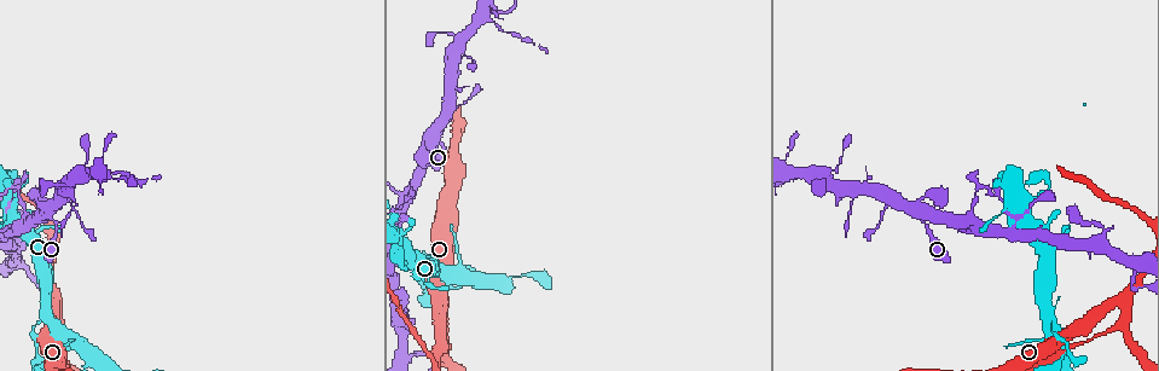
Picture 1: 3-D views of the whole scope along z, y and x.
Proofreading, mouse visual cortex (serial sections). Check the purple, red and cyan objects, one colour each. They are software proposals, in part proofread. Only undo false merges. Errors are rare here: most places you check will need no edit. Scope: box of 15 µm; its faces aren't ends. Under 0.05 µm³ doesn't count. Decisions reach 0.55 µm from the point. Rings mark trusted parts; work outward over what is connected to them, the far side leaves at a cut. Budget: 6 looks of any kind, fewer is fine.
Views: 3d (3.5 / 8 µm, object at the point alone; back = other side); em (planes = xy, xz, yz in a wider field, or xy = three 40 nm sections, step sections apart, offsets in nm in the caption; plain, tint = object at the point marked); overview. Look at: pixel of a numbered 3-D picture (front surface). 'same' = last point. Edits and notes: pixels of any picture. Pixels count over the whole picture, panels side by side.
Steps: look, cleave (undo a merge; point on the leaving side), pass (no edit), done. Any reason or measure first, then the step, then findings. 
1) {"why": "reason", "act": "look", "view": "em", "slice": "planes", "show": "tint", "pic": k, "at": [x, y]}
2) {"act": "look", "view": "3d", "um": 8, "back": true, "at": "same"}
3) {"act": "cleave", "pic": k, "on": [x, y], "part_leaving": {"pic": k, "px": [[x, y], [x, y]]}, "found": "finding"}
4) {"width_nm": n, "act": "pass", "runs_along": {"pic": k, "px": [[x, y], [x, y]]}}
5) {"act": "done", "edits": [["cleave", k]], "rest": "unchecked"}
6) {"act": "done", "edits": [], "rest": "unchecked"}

{"why": "four-way junction", "act": "look", "view": "3d", "um": 3.5, "pic": 1, "at": [47, 215]}

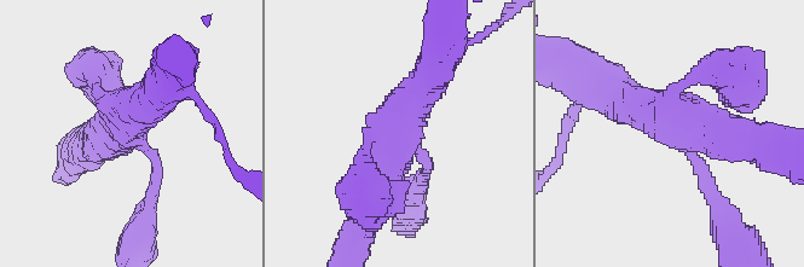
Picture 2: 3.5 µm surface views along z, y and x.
{"act": "look", "view": "em", "slice": "xy", "step": 5, "show": "tint", "pic": 2, "at": [403, 143]}

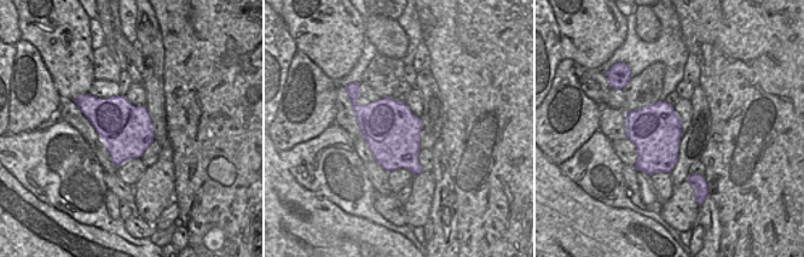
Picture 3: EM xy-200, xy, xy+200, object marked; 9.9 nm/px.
{"arm_widths_nm": [200, 200, 500, 500], "act": "pass", "runs_along": {"pic": 2, "px": [[150, 198], [154, 157], [131, 134], [98, 143]]}, "found": "one cell here"}

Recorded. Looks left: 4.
{"why": "abrupt turn", "act": "look", "view": "3d", "um": 8, "pic": 1, "at": [19, 189]}

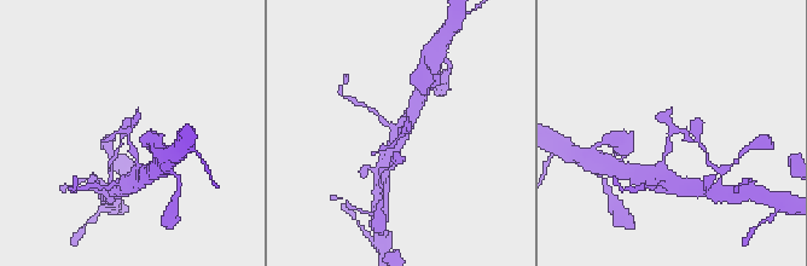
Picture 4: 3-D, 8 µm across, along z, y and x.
{"why": "need the tissue", "act": "look", "view": "em", "slice": "xy", "step": 5, "show": "tint", "pic": 4, "at": [400, 134]}

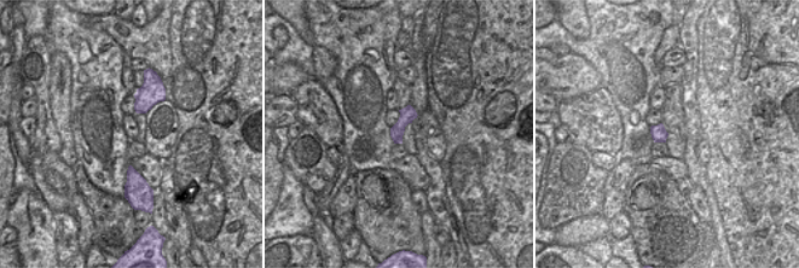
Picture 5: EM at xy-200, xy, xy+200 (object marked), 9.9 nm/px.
{"act": "pass", "runs_along": {"pic": 4, "px": [[662, 165], [672, 108]]}, "found": "all the same cell"}

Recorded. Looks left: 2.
{"why": "thin neck", "act": "look", "view": "em", "slice": "planes", "show": "tint", "pic": 1, "at": [87, 161]}

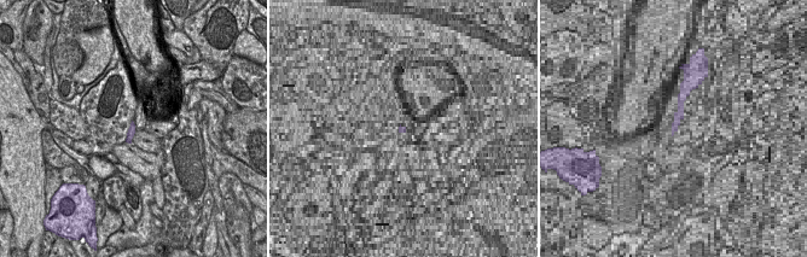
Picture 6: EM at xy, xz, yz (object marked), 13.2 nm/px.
{"act": "look", "view": "3d", "um": 3.5, "at": "same"}

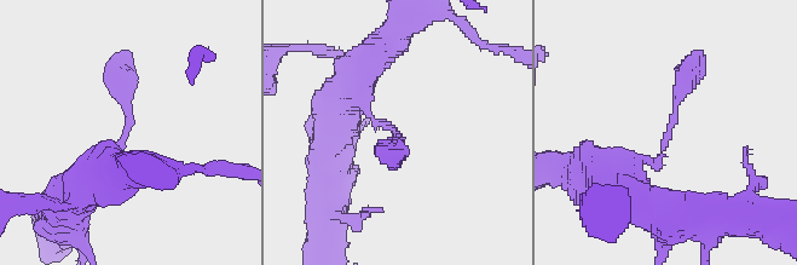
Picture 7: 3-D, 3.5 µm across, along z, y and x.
{"act": "pass", "found": "continuous, no second cell"}

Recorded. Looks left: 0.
{"act": "done", "edits": [], "rest": "unchecked"}

